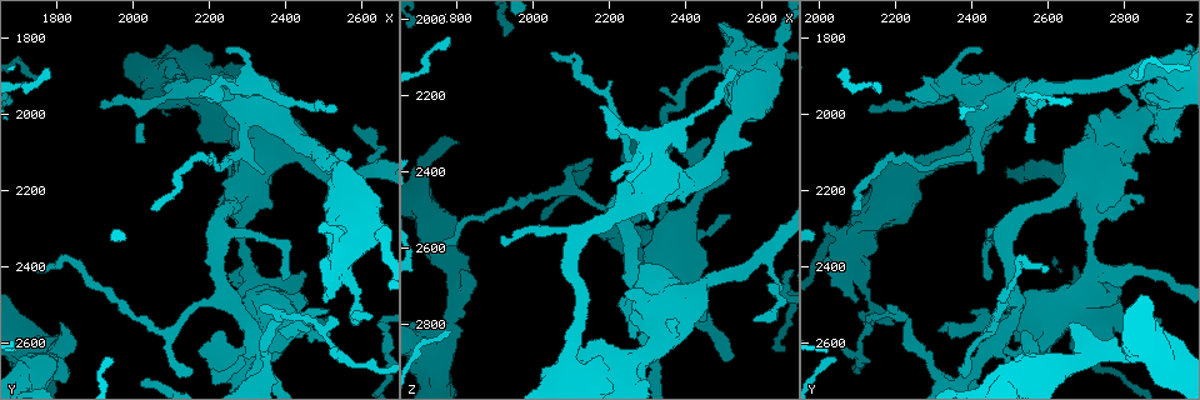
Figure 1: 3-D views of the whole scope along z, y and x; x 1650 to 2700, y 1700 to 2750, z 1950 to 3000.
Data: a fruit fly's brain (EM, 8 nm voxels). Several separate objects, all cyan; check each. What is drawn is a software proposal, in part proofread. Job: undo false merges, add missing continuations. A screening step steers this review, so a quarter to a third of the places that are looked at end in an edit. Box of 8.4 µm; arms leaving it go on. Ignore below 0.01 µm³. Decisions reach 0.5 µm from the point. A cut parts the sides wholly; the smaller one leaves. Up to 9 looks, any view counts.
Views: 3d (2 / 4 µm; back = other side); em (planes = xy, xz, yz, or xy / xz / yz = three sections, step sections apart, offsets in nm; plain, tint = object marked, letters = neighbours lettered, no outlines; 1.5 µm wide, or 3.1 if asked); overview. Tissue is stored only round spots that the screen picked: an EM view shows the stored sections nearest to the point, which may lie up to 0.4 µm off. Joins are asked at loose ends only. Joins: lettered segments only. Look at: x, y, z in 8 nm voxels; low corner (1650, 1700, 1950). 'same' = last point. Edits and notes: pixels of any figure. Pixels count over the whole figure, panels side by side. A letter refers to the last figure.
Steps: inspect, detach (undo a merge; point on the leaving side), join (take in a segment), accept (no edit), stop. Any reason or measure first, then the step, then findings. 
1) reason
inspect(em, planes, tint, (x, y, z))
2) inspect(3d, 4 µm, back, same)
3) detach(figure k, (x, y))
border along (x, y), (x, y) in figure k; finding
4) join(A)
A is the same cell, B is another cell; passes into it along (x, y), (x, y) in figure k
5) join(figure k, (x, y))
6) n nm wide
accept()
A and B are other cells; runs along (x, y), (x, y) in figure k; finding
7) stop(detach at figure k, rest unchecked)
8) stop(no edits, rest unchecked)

sudden change in width
inspect(3d, 4 µm, back, (2280, 2295, 2725))

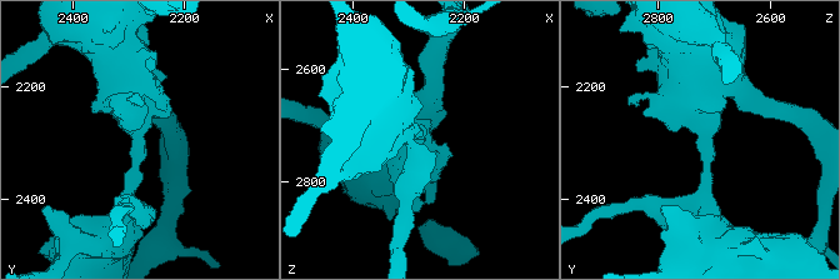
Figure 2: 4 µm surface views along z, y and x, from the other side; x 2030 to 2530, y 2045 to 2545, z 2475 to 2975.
inspect(em, planes, tint, (2280, 2295, 2725))

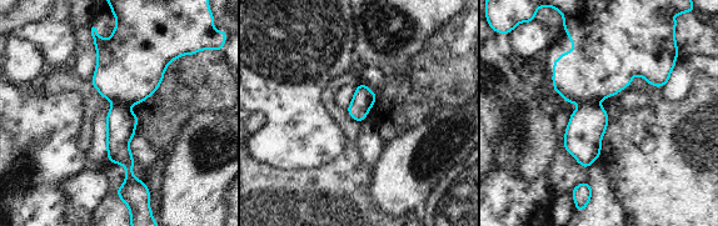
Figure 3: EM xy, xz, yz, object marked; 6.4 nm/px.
what lies round it
inspect(em, planes, letters, same)

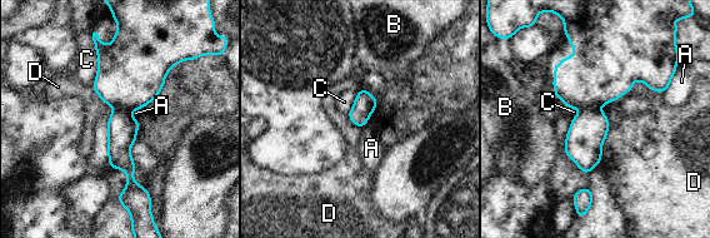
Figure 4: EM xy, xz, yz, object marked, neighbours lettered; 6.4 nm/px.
detach(figure 4, (588, 130))
A, B, C and D are other cells; border along (598, 108), (581, 110) in figure 4; two neurons meet here

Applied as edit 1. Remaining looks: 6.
free end
inspect(em, xy, step 8, letters, (1805, 2555, 2650))

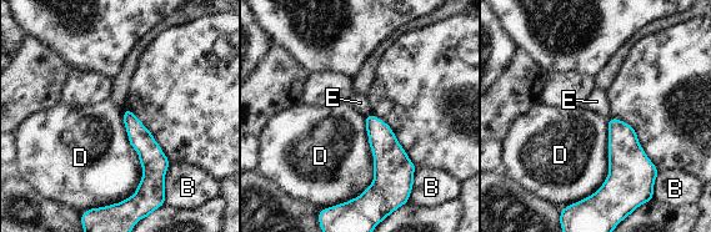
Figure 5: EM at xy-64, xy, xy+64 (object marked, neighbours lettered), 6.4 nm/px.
accept()
B, D and E are other cells; runs along (126, 112), (148, 149), (146, 177) in figure 5; no lettered segment goes on from it

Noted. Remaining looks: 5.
thin end
inspect(em, planes, tint, (2530, 1985, 2140))

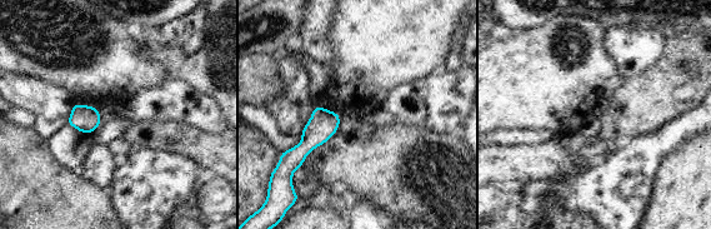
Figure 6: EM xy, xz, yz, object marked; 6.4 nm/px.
see the neighbours
inspect(em, planes, letters, same)

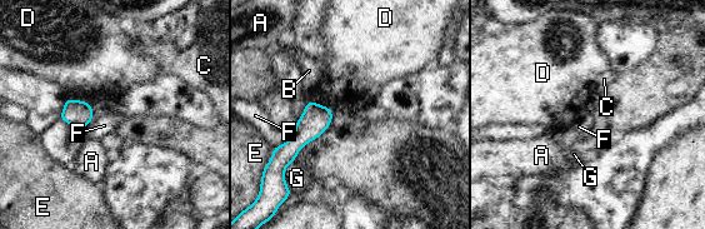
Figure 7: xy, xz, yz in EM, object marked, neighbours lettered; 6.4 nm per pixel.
170 nm wide
accept()
A, B, C, D, E, F and G are other cells; border along (65, 98), (84, 100), (91, 105) in figure 7; none of them fits

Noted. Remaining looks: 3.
an open end
inspect(em, planes, letters, (2170, 1940, 2230))

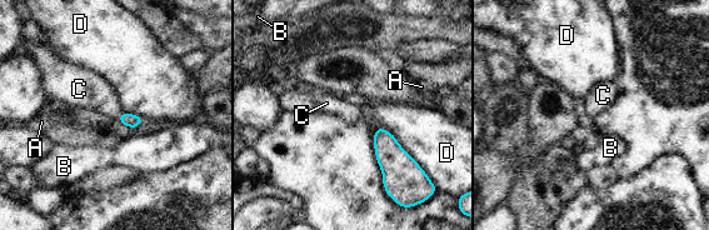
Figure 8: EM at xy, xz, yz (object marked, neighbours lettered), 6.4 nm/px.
D touches over 380 nm
join(figure 8, (89, 93))
C is the same cell, A, B and D are other cells; the neuron continues

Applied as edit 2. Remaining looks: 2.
stop(detach at figure 4, join at figure 8, rest unchecked)

